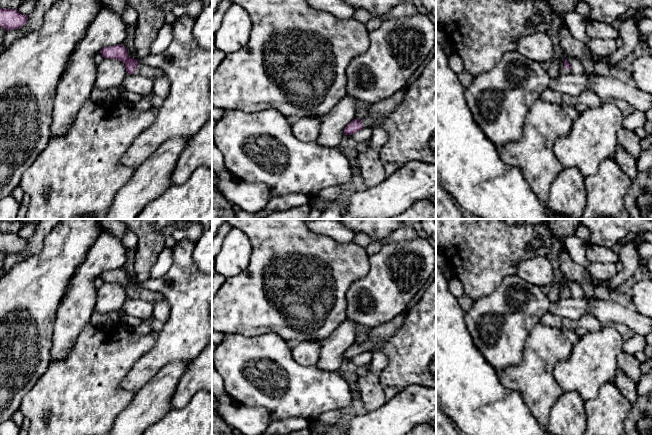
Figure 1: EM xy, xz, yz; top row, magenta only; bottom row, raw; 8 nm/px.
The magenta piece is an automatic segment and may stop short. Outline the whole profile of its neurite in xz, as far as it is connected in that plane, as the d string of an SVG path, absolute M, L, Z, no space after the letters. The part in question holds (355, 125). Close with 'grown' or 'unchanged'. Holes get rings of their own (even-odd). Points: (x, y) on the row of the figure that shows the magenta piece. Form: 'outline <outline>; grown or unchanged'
outline M408 86L398 90L390 97L375 103L369 109L367 117L354 119L344 129L345 135L352 135L363 128L372 128L378 120L391 113L403 100Z; grown

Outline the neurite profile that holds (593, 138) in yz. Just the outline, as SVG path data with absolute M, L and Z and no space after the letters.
M605 102L597 107L590 107L573 121L568 135L556 140L553 147L555 156L563 167L578 169L585 178L594 174L603 161L615 159L619 146L618 133L622 128L624 128L623 112L613 103Z

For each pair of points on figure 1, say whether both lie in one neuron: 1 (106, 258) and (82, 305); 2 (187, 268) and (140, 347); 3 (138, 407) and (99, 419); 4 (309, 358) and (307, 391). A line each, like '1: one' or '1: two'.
1: one
2: two
3: two
4: two

